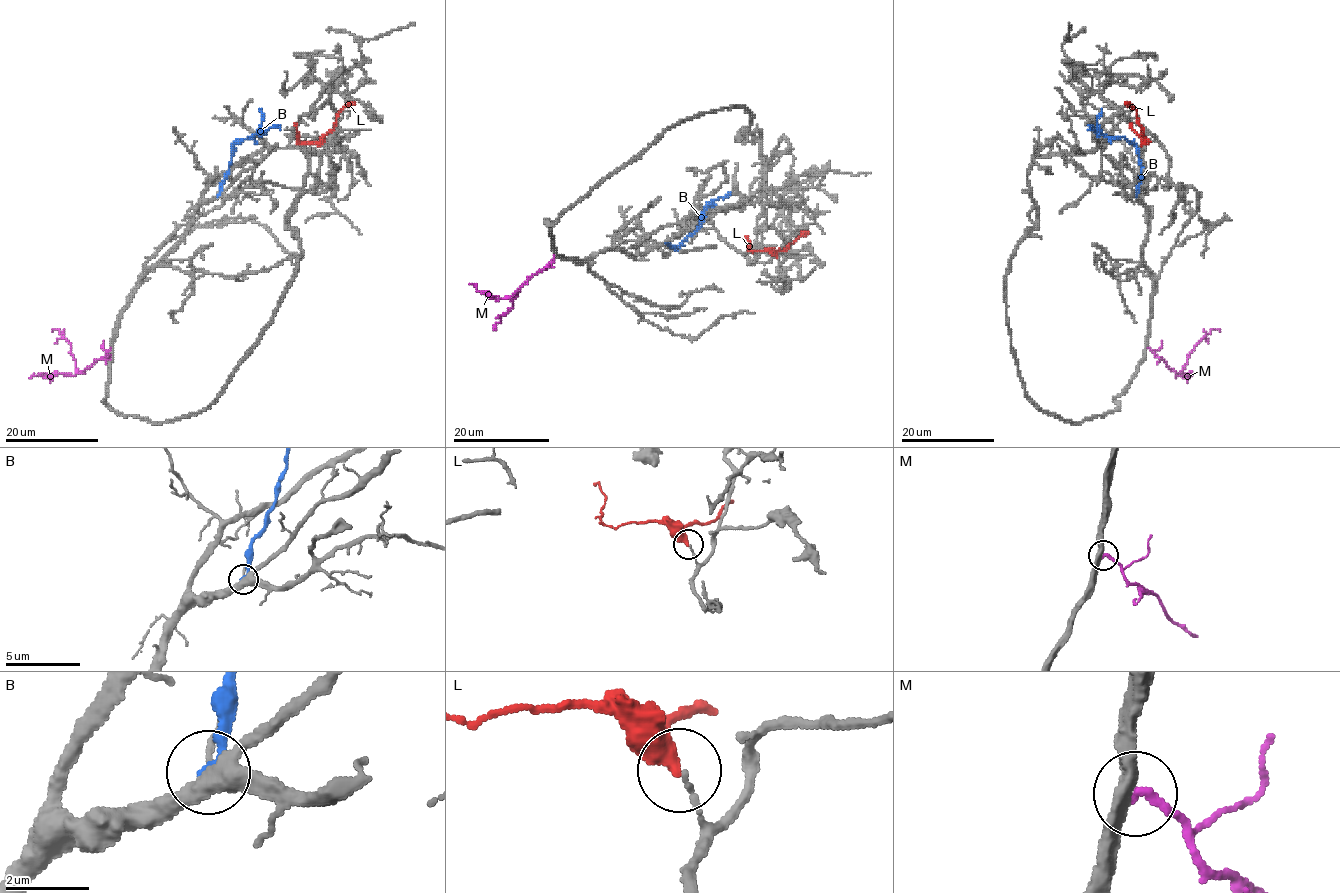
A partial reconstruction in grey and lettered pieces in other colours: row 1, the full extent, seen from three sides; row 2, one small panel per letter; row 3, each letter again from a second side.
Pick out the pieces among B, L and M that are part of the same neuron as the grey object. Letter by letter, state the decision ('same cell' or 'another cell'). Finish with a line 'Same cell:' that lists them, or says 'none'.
B: another cell
L: another cell
M: another cell
Same cell: none

